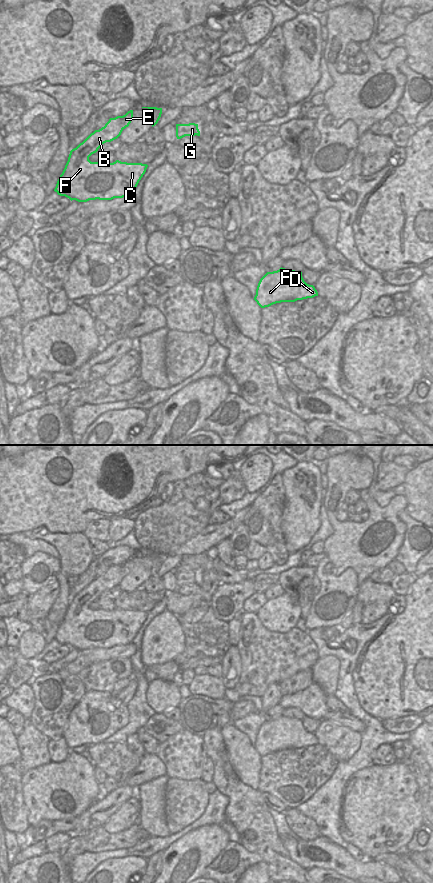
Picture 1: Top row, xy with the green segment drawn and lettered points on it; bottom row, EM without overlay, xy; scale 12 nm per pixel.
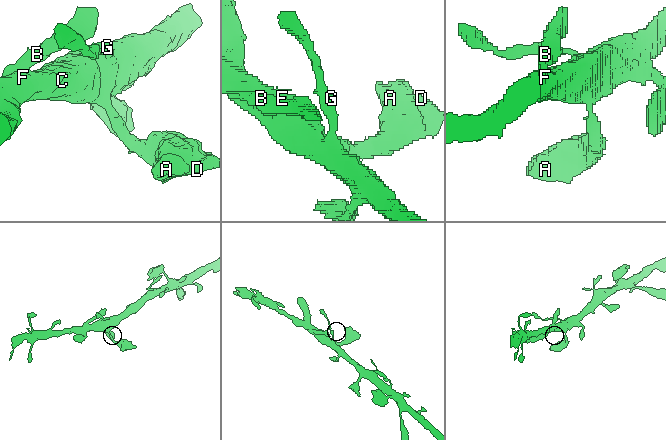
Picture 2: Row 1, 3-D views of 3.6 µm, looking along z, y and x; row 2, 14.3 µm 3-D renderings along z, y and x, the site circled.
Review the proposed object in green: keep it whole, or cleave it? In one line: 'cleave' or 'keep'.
keep

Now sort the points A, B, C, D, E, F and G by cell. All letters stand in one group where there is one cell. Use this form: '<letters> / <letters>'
A B C D E F G

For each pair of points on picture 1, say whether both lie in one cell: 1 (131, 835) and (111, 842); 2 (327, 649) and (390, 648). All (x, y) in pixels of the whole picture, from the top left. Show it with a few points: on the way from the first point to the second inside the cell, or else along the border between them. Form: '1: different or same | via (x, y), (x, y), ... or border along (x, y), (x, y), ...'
1: same | via (126, 838), (116, 841)
2: different | border along (378, 631), (365, 643), (353, 670)

